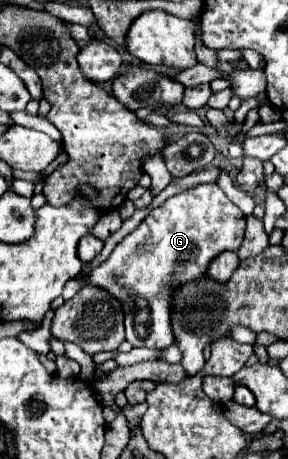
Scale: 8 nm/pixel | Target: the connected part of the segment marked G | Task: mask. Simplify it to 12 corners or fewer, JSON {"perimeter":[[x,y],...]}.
{"perimeter":[[218,184],[154,208],[72,278],[122,304],[134,348],[168,348],[174,288],[236,252],[244,214]]}

